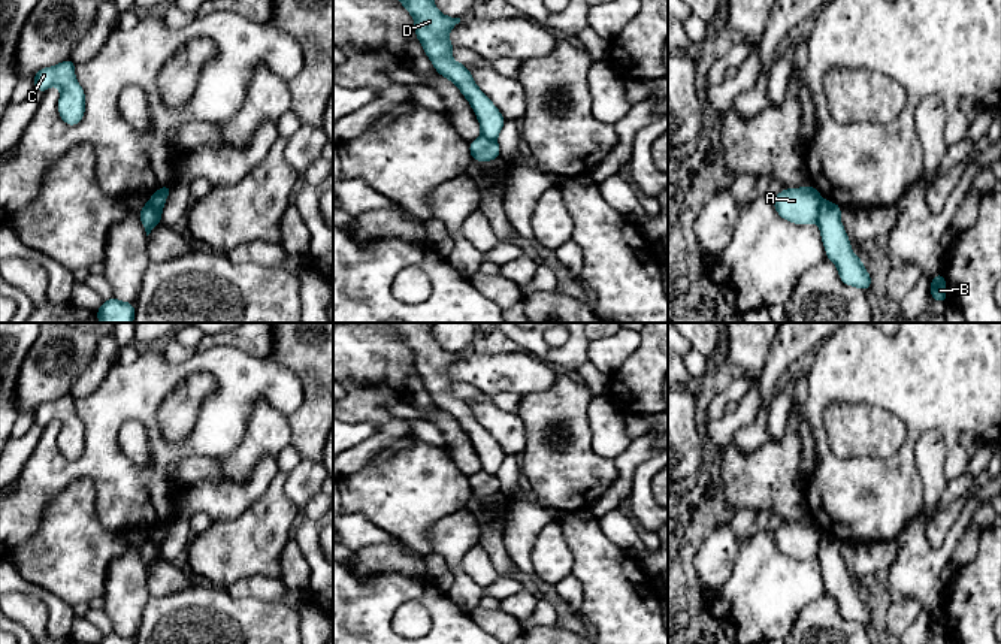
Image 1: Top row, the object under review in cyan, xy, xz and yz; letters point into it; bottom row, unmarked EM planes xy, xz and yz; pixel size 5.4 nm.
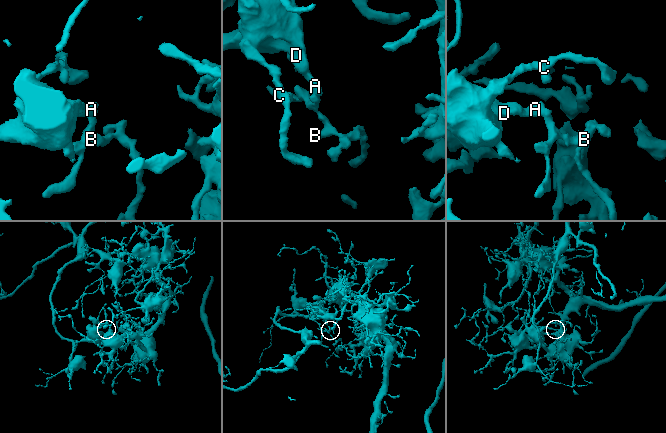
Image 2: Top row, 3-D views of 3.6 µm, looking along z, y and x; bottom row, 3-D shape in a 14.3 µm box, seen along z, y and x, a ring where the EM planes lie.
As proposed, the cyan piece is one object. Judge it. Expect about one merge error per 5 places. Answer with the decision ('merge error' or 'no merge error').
merge error

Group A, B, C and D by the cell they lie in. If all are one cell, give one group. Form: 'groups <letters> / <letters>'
groups A C D / B

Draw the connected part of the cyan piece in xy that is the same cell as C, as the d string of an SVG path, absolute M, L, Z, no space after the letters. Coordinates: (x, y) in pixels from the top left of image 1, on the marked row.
M72 60L40 69L34 75L34 88L45 93L49 87L60 87L58 114L67 126L81 123L85 112L85 94L75 78Z

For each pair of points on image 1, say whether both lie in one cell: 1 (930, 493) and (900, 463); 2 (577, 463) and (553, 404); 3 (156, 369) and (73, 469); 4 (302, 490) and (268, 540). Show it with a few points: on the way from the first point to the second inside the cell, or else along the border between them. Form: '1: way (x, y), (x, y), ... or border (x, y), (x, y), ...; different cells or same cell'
1: border (913, 451), (925, 505); different cells
2: way (575, 449), (575, 434), (566, 419); same cell
3: way (130, 395), (102, 423), (102, 444), (99, 447); same cell
4: border (284, 475), (284, 493), (298, 508); different cells

